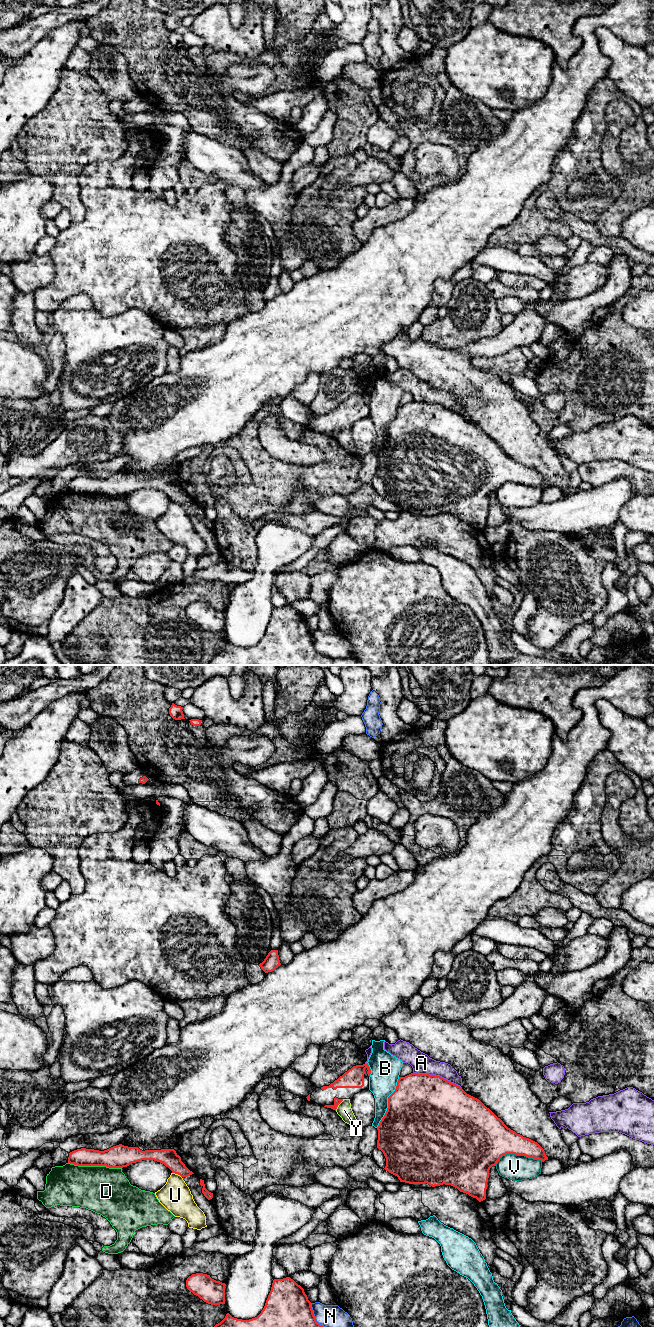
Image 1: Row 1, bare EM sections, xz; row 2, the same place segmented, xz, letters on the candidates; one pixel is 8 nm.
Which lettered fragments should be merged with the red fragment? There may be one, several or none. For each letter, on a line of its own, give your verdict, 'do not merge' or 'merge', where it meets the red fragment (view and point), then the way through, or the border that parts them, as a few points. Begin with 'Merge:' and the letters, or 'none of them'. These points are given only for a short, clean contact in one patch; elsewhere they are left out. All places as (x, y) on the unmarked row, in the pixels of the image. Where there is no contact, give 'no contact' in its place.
Merge: none of them
A: do not merge | xz (437, 404)
B: do not merge | xz (388, 430)
D: do not merge | xz (95, 493)
N: do not merge | xz (315, 648)
U: do not merge | xz (177, 501)
V: do not merge | xz (517, 482)
Y: do not merge | xz (338, 432) | along xz (343, 427), (335, 438)

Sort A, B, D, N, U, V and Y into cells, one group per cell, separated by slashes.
A / B / D / N / U / V / Y

